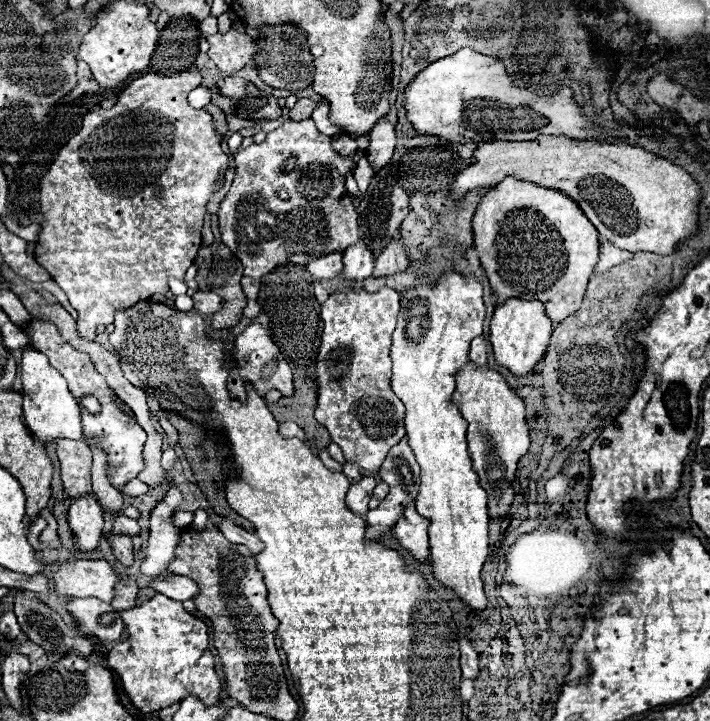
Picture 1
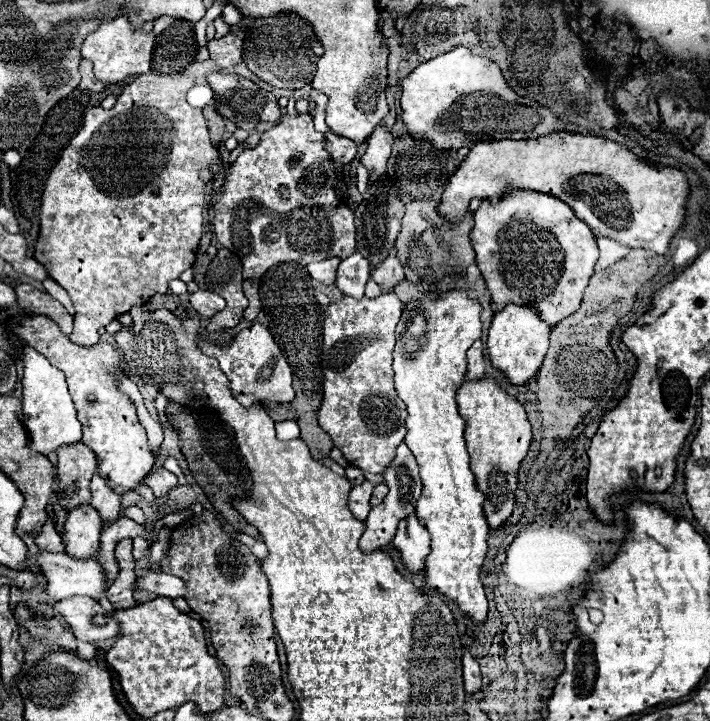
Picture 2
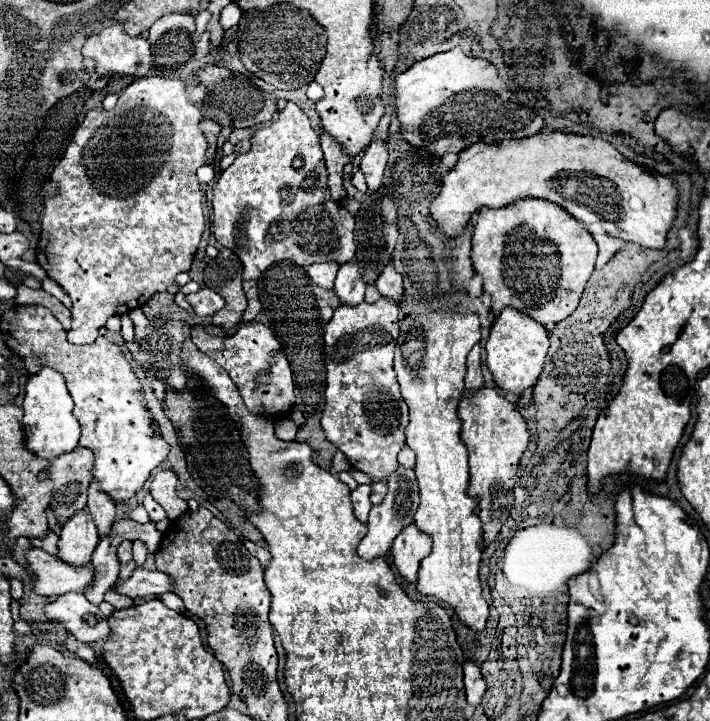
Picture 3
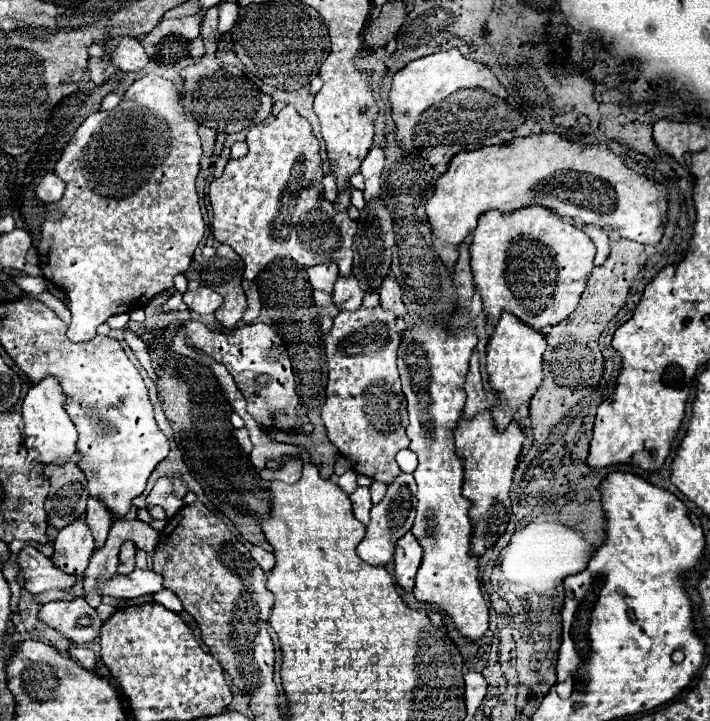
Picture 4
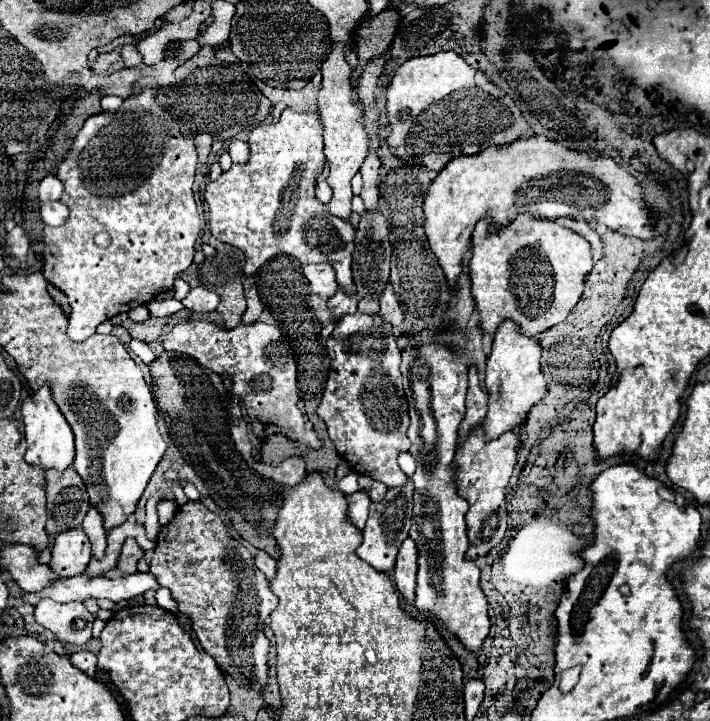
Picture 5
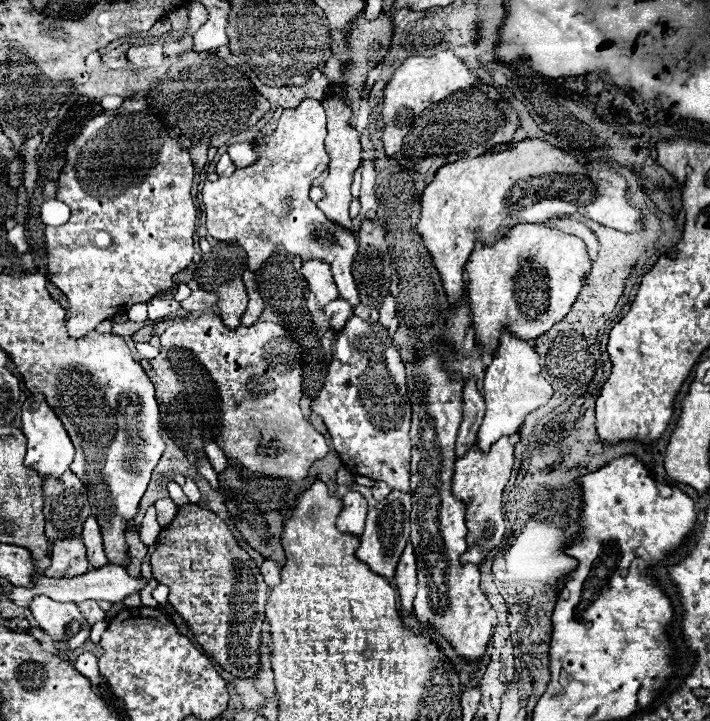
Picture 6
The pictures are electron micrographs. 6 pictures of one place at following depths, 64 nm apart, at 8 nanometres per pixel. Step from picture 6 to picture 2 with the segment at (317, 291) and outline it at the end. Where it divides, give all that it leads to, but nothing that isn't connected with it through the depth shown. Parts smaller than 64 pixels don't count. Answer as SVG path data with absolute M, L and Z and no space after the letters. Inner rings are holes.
M328 258L328 260L322 260L322 262L312 262L312 264L308 264L306 270L308 270L308 274L310 274L314 280L318 280L320 284L330 286L330 284L334 282L334 278L336 278L336 268L338 268L338 264L340 264L340 260Z

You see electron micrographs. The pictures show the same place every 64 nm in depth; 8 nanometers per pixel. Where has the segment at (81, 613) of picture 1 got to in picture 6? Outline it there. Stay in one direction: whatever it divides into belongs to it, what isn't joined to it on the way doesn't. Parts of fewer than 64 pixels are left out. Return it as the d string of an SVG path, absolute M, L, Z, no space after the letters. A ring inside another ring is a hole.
M46 596L32 598L32 616L52 636L56 650L74 650L90 636L90 626L74 602L54 602Z

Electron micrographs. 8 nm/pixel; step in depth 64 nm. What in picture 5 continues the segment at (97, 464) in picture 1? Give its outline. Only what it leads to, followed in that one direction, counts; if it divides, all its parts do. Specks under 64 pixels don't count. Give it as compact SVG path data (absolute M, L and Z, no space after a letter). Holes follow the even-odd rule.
M90 508L90 512L86 514L84 522L82 522L82 530L88 534L90 544L92 544L92 558L102 560L104 550L106 550L106 532L102 528L102 516L100 512L96 512L94 508Z

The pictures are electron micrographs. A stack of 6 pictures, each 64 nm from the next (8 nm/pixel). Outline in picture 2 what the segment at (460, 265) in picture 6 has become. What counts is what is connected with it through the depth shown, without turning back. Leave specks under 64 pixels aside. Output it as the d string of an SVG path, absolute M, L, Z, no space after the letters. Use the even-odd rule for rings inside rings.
M554 132L554 134L540 136L540 138L530 138L530 140L480 142L474 148L470 148L464 162L448 178L442 200L438 204L438 214L446 222L456 224L470 210L472 200L480 200L480 202L488 200L488 202L496 204L508 192L508 188L542 192L542 194L550 194L558 200L564 200L580 220L584 220L592 228L596 226L600 236L618 240L630 248L652 250L656 254L668 252L670 238L680 230L680 226L684 222L684 214L686 214L684 208L686 208L686 196L688 196L686 176L684 176L684 172L680 172L676 168L652 166L646 160L640 160L628 148L624 148L612 140L606 140L606 138Z

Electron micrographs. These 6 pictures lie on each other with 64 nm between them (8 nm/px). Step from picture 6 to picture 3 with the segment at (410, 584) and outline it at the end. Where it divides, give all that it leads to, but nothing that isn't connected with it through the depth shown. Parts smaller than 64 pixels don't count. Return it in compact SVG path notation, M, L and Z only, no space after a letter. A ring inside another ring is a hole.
M412 524L408 528L404 528L404 532L400 532L400 536L396 536L394 546L392 546L392 556L394 556L394 564L400 572L400 576L406 582L414 582L420 562L422 558L430 552L430 536L418 532L418 528Z

